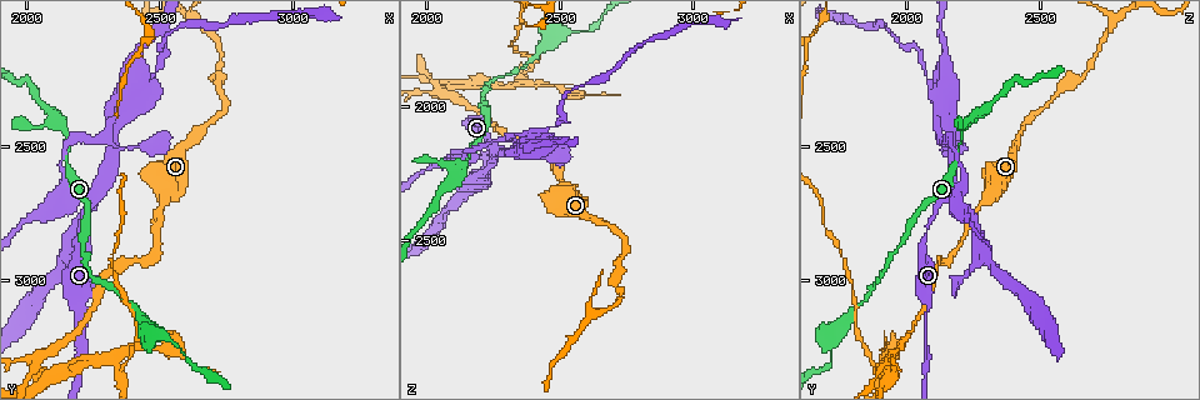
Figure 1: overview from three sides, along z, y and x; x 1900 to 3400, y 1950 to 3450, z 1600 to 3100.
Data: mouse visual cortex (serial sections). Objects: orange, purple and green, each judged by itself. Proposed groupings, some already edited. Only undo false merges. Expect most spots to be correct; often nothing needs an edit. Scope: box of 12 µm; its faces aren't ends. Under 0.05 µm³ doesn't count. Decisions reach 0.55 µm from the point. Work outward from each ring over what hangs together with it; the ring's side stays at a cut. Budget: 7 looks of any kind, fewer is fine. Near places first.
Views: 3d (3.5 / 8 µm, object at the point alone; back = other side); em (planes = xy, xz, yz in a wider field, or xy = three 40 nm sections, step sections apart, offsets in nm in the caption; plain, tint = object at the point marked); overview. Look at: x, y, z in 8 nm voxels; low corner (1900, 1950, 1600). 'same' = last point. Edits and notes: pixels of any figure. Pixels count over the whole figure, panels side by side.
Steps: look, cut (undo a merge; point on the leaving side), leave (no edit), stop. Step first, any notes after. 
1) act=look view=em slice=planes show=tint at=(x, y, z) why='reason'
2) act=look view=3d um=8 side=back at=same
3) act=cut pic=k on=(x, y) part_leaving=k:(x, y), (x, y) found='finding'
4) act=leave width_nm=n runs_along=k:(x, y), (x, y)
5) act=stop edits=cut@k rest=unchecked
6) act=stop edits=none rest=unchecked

act=look view=3d um=3.5 at=(2140, 2430, 2210)

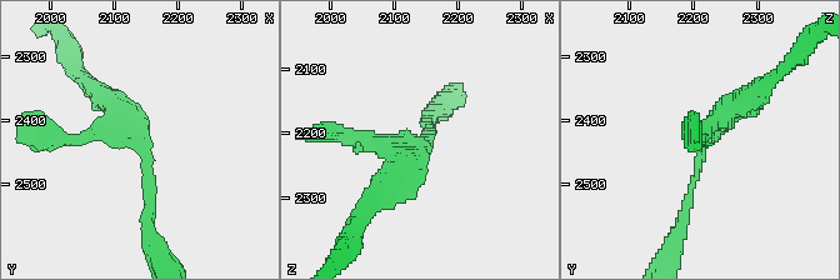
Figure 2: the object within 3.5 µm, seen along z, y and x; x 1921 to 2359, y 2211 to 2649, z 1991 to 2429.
act=look view=em slice=xy step=3 show=tint at=(2145, 2440, 2215)

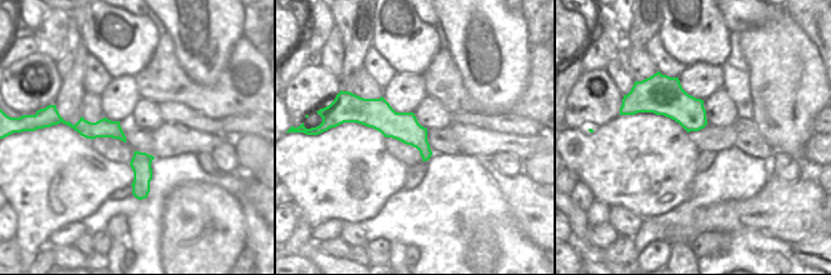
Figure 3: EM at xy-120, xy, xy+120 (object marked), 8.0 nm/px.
act=look view=em slice=planes show=tint at=same why='another direction'

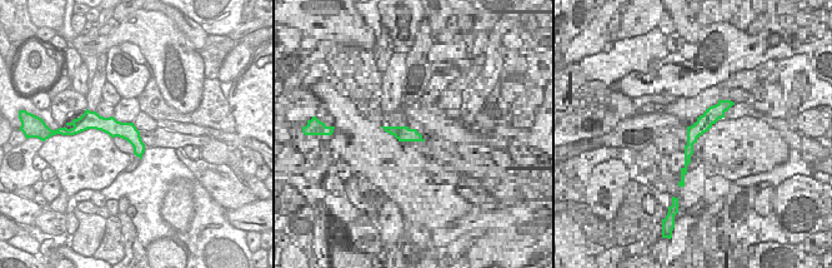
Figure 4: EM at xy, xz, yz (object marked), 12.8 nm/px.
act=leave arm_widths_nm=150,200,300 runs_along=4:(96, 123), (123, 129), (139, 153) found='all the same cell'

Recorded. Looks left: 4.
act=look view=3d um=3.5 at=(2470, 2250, 2090) why='sudden change in width'

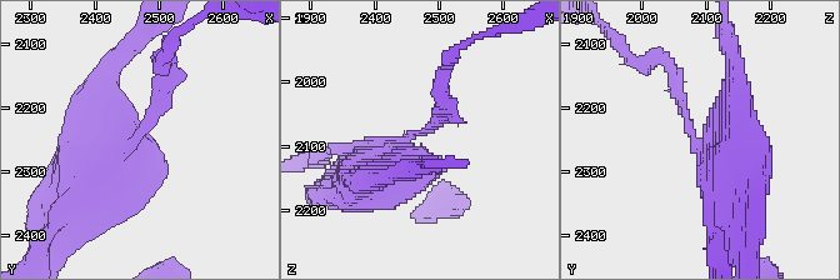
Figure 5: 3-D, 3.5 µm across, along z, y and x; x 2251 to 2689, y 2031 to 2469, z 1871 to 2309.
act=look view=em slice=planes show=tint at=(2460, 2245, 2085)

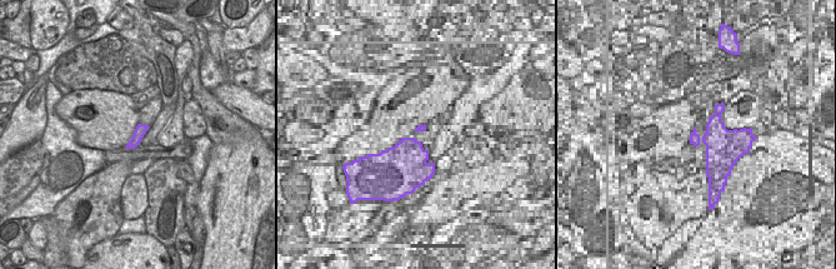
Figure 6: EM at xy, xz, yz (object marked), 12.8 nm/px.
act=look view=em slice=xy step=1 show=tint at=same

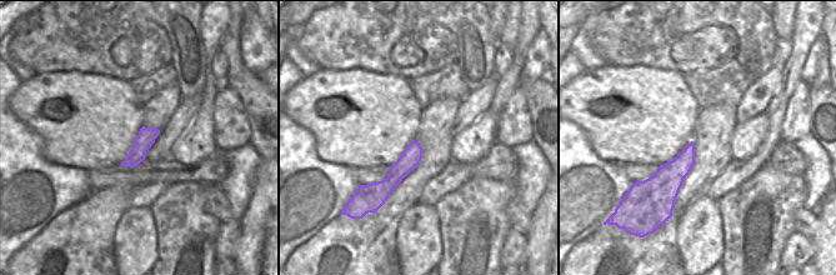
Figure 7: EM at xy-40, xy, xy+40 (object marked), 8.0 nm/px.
act=cut pic=5 on=(683, 99) width_nm=160 part_leaving=5:(714, 218), (710, 234), (718, 260) found='two cells meet here'

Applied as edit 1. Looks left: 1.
act=stop edits=cut@5 rest=unchecked

